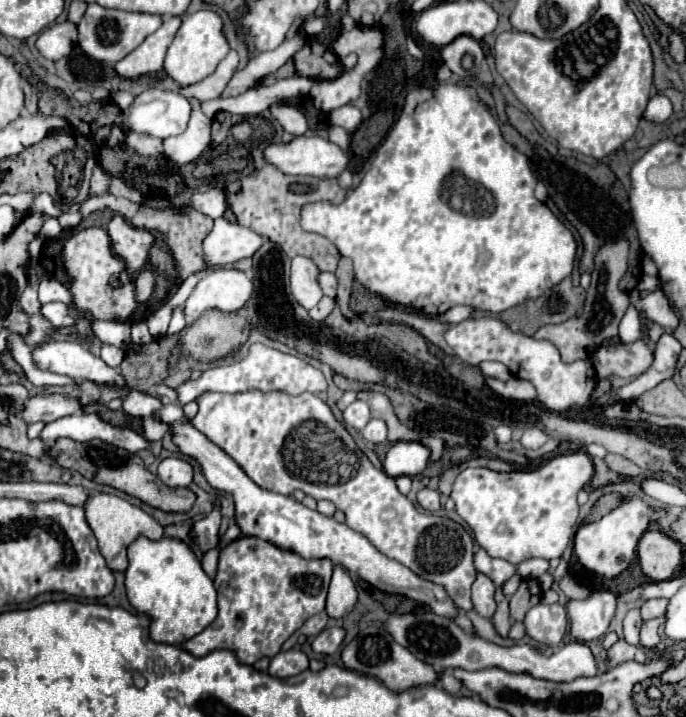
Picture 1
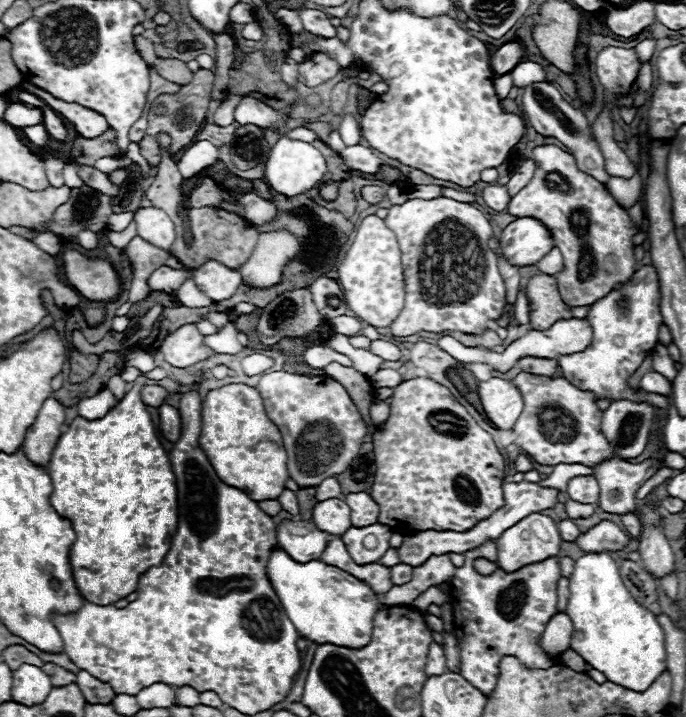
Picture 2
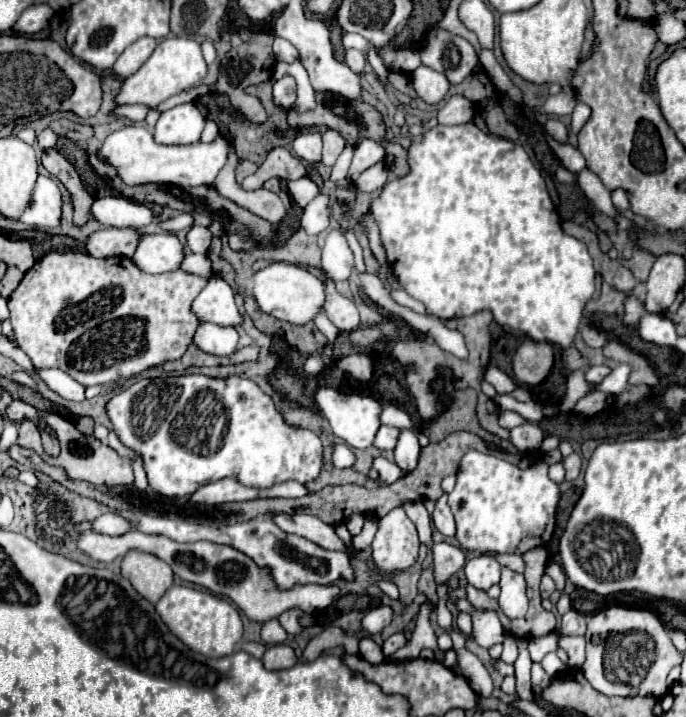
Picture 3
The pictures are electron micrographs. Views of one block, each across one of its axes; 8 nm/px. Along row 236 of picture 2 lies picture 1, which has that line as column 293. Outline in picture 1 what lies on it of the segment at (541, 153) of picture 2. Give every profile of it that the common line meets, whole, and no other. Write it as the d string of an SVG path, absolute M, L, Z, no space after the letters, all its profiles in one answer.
M242 536L220 550L214 586L218 590L218 616L200 634L182 644L192 656L206 656L214 650L230 650L240 664L254 664L262 656L276 656L286 638L290 638L310 616L324 610L326 592L334 564L330 560L306 560L294 552L286 552L266 540Z

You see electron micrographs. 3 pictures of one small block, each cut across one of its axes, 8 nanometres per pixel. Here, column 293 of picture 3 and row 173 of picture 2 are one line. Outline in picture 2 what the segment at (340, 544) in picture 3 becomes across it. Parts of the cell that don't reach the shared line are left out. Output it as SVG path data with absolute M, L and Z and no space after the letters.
M524 160L522 166L514 172L514 176L512 176L512 178L508 180L508 184L506 184L508 194L512 196L512 194L516 194L518 190L522 190L522 188L532 180L534 170L536 170L536 164L534 164L532 160Z

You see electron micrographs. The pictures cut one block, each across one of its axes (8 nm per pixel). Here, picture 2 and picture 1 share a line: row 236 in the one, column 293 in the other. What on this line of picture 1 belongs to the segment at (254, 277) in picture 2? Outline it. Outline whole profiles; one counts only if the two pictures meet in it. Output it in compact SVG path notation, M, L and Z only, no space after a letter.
M306 256L292 258L290 290L296 302L306 310L314 308L322 298L322 288L318 284L318 272L320 268L314 264L314 260Z

